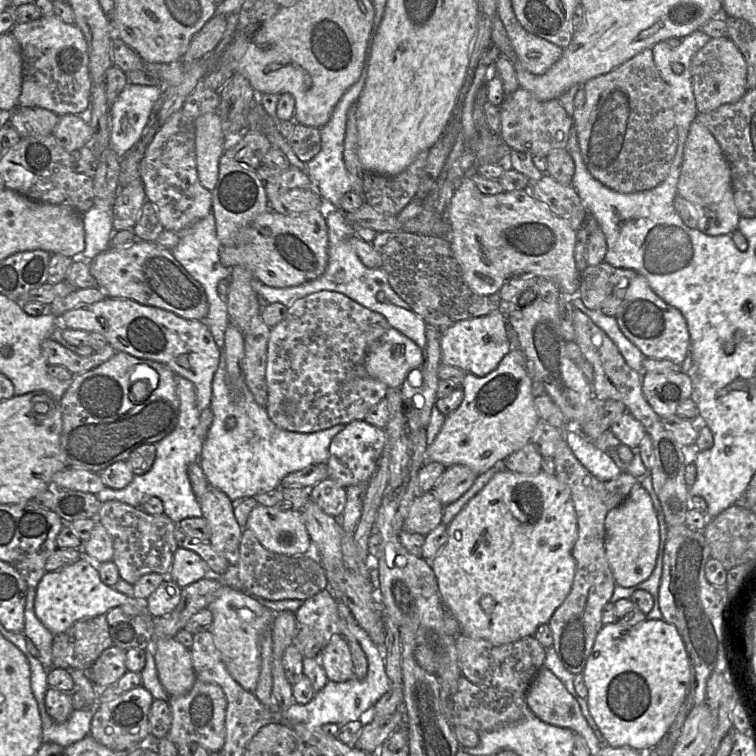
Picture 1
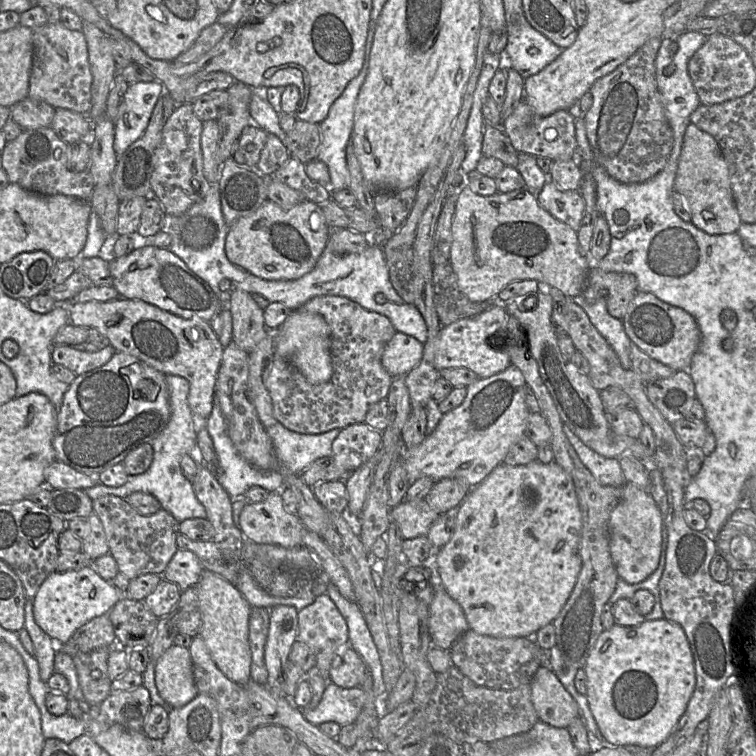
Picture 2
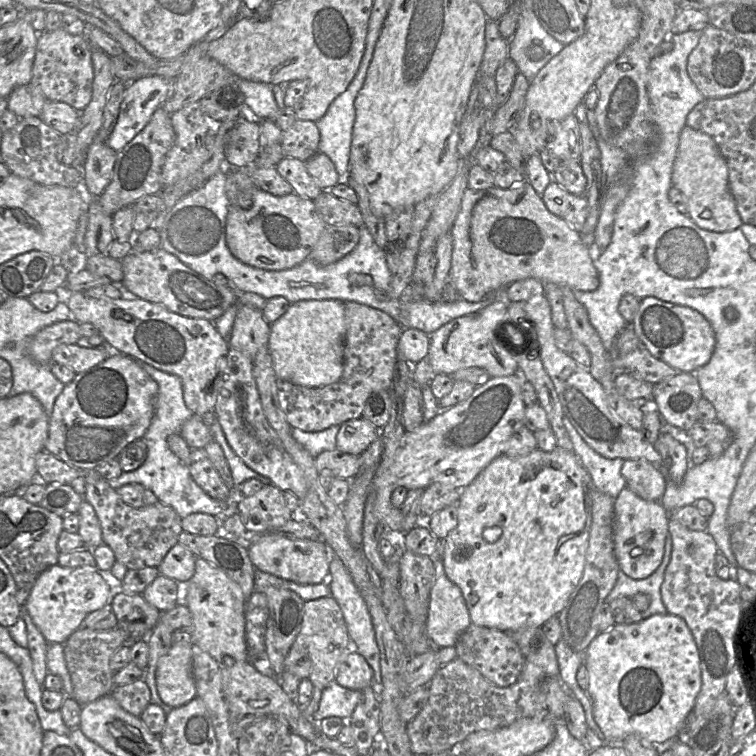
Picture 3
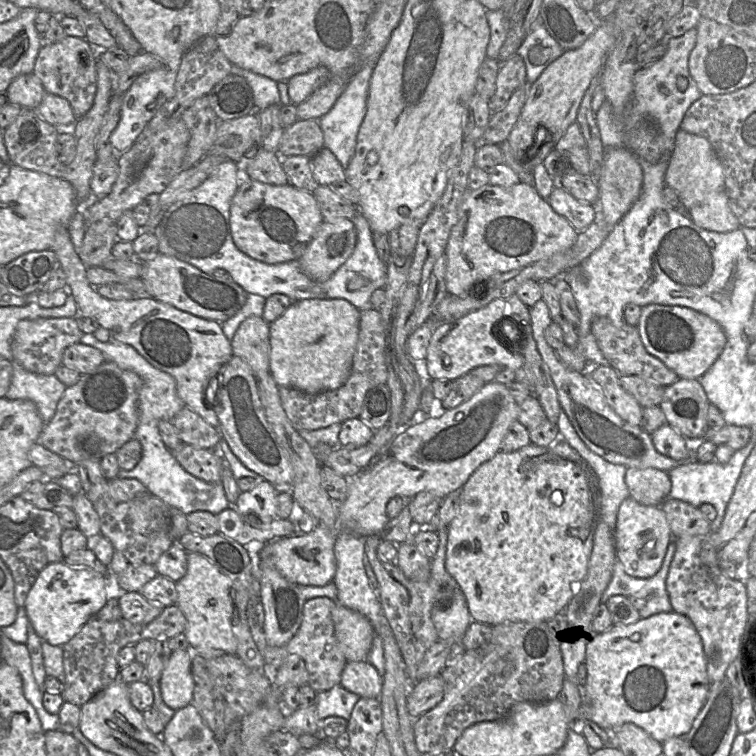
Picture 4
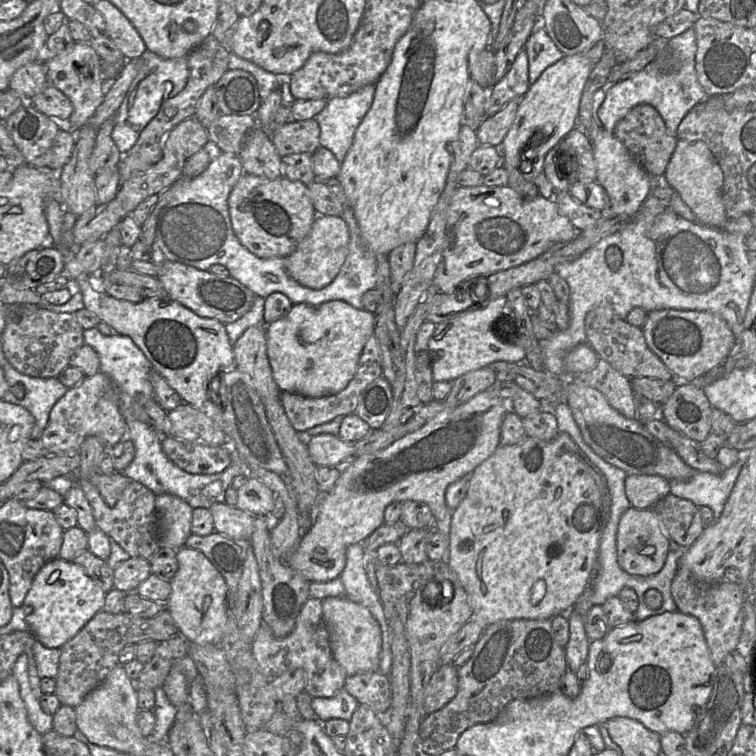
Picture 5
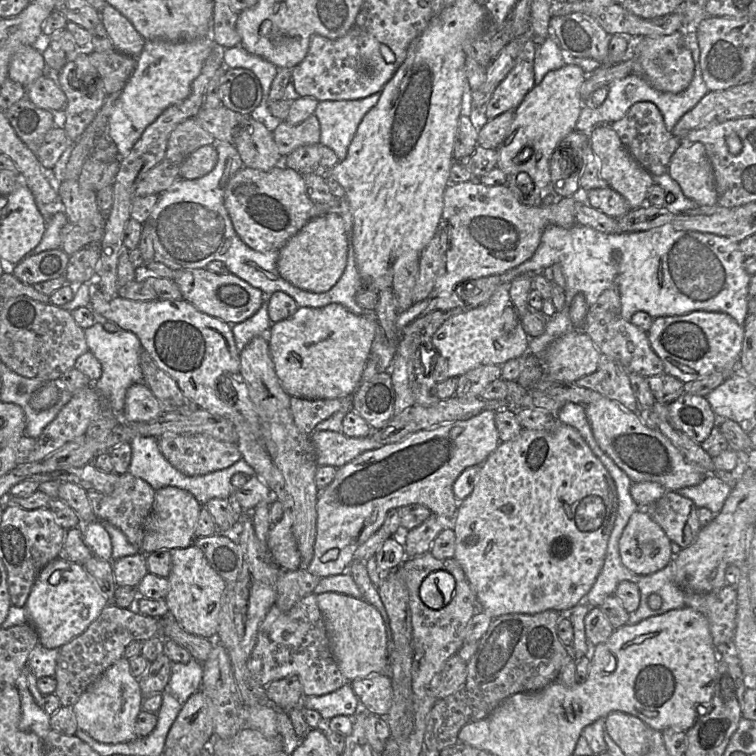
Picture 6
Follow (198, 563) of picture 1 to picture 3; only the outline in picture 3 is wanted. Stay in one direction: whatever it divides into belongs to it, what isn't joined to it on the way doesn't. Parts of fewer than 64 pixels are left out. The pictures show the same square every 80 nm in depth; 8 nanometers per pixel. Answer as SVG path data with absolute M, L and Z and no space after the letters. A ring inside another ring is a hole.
M176 544L166 554L158 566L160 575L186 584L195 573L195 555L185 546Z

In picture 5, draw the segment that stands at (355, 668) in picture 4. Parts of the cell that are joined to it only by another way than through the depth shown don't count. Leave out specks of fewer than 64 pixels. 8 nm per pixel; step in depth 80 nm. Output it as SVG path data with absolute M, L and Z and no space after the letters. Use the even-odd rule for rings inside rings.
M365 672L347 676L343 687L360 705L367 705L381 716L386 715L391 704L389 675Z

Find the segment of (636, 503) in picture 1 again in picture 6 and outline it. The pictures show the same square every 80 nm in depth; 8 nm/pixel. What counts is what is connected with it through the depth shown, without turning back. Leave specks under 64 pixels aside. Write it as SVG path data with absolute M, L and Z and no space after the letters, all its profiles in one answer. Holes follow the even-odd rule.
M646 510L635 511L619 539L622 564L637 575L663 569L674 557L671 541Z

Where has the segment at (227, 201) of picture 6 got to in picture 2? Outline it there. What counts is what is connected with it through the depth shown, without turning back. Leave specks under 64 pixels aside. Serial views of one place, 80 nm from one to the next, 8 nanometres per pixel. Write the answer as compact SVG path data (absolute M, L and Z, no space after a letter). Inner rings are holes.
M266 200L251 215L228 227L225 254L235 266L265 280L296 280L315 267L326 248L330 227L322 207L304 200L289 210Z

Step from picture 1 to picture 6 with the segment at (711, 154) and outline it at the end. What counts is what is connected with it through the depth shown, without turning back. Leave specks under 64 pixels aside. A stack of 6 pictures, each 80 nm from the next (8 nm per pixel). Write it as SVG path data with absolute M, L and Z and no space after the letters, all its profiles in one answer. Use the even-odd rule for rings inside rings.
M702 143L680 144L671 157L667 172L679 184L684 195L695 201L698 206L713 206L717 204L713 169Z

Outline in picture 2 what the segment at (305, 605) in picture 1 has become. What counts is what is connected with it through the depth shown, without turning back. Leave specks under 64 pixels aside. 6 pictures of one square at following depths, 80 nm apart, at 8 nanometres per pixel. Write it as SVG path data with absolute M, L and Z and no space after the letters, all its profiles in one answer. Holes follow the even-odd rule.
M327 593L298 611L297 639L314 651L314 670L328 680L332 661L340 648L349 645L349 636L344 617Z

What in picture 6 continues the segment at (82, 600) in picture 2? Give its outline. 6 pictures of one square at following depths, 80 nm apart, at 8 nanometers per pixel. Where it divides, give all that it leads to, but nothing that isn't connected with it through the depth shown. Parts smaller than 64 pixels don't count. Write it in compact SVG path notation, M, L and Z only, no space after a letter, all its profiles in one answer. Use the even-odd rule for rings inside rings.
M57 558L38 574L28 596L26 621L36 630L39 642L48 649L60 649L82 634L109 604L82 564Z

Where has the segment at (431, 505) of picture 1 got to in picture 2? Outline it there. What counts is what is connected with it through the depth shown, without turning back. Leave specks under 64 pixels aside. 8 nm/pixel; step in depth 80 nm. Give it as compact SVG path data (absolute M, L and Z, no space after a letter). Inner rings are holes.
M404 499L390 509L391 521L398 526L403 539L427 535L439 515L430 508L425 499Z

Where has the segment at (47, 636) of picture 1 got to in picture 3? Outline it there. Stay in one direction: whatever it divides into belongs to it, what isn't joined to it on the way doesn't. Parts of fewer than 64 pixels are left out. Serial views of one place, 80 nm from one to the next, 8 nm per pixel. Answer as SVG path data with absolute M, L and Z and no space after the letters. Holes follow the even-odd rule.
M21 605L20 617L25 622L27 631L27 649L32 660L33 673L37 682L44 686L44 680L48 674L46 653L48 642L45 640L42 633L33 623L25 605Z

